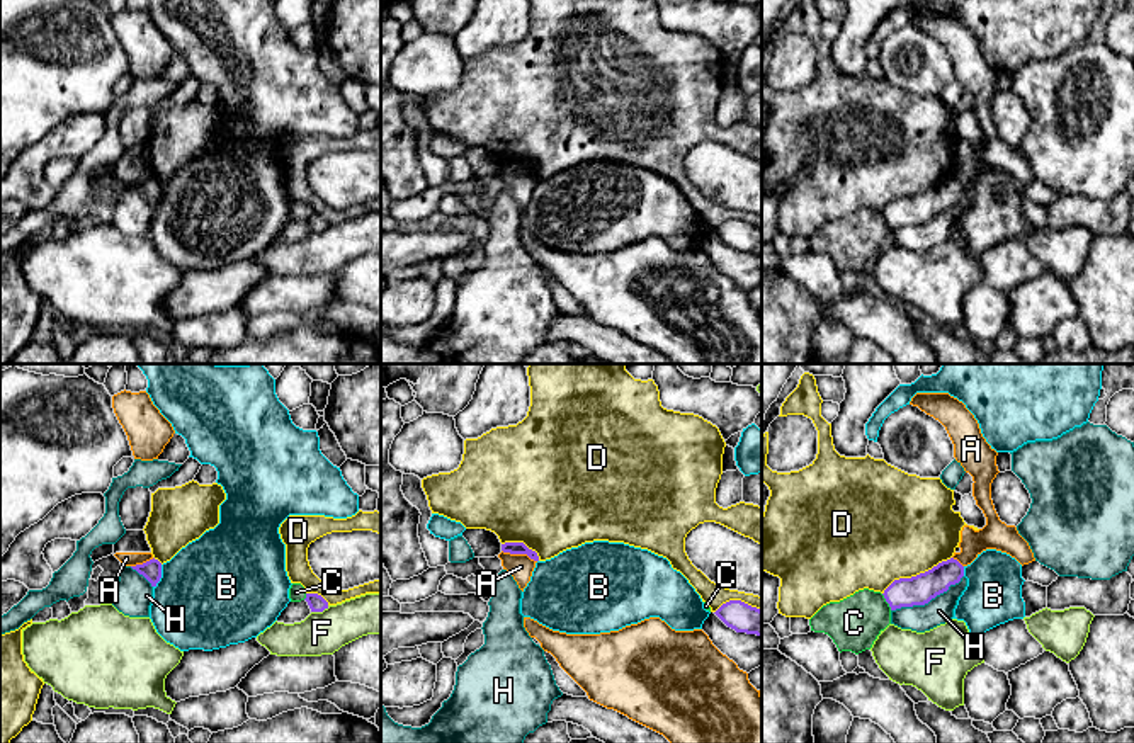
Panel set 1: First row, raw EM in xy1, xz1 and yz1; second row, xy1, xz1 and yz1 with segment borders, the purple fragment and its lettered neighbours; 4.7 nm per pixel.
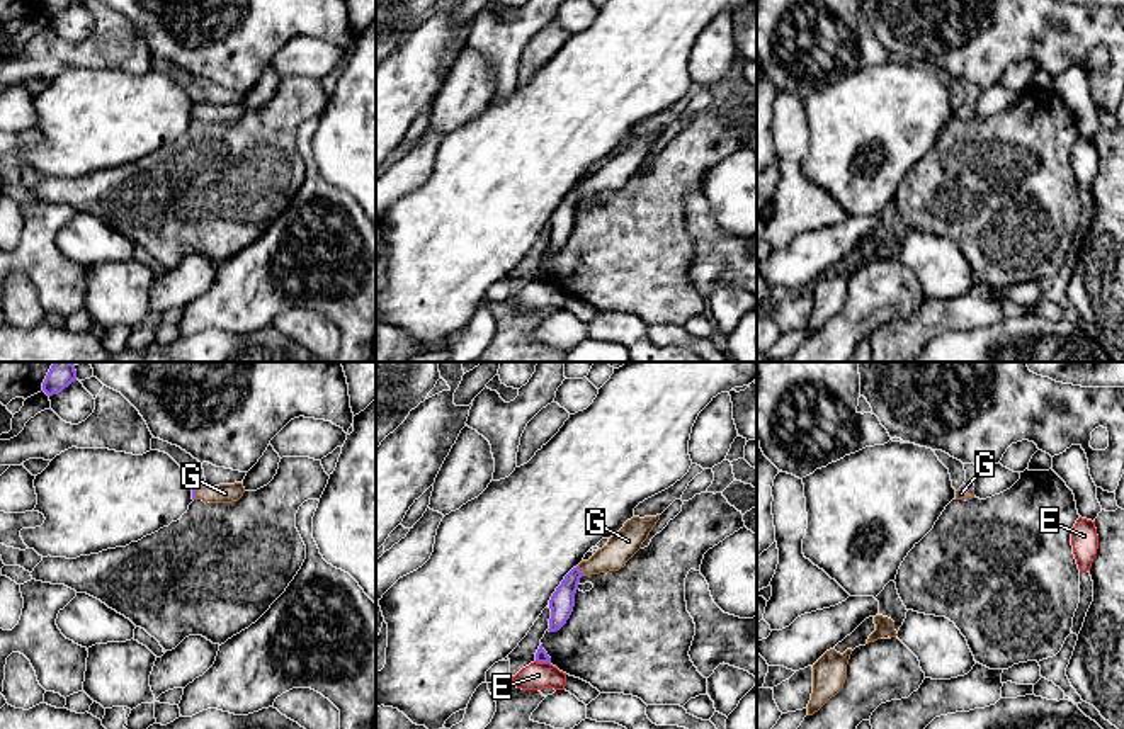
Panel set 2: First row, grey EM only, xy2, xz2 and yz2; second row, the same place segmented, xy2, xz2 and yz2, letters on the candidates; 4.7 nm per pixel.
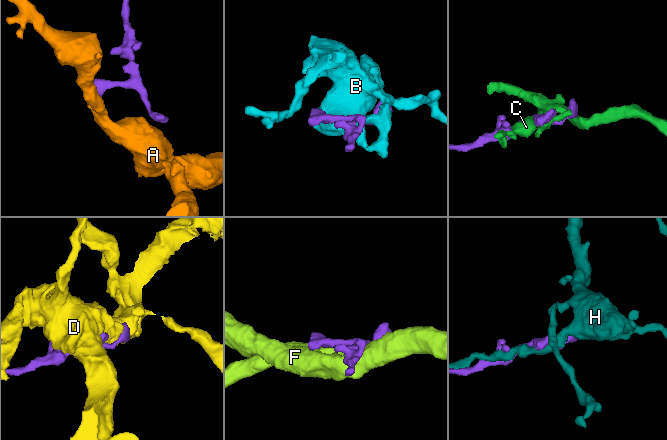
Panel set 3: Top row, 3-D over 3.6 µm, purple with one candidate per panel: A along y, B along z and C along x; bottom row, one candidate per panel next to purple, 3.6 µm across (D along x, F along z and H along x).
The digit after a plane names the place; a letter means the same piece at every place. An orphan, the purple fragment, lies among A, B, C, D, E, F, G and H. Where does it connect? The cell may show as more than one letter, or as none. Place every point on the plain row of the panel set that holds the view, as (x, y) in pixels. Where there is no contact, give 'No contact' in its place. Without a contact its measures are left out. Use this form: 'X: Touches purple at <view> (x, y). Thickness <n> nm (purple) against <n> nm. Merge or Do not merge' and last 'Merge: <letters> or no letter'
A: Touches purple at xz1 (519, 172). Thickness 60 nm (purple) against 120 nm. Do not merge
B: Touches purple at xy1 (160, 196). Thickness 100 nm (purple) against 500 nm. Do not merge
C: Touches purple at yz1 (886, 220). Thickness 140 nm (purple) against 260 nm. Do not merge
D: Touches purple at yz1 (917, 194). Thickness 140 nm (purple) against 500 nm. Do not merge
E: Touches purple at xz2 (543, 281). Thickness 60 nm (purple) against 130 nm. Do not merge
F: Touches purple at xy1 (320, 230). Thickness 80 nm (purple) against 200 nm. Do not merge
G: Touches purple at xz2 (582, 191). Thickness 120 nm (purple) against 140 nm. Merge
H: Touches purple at yz1 (927, 221). Thickness 140 nm (purple) against 130 nm. Do not merge
Merge: G

